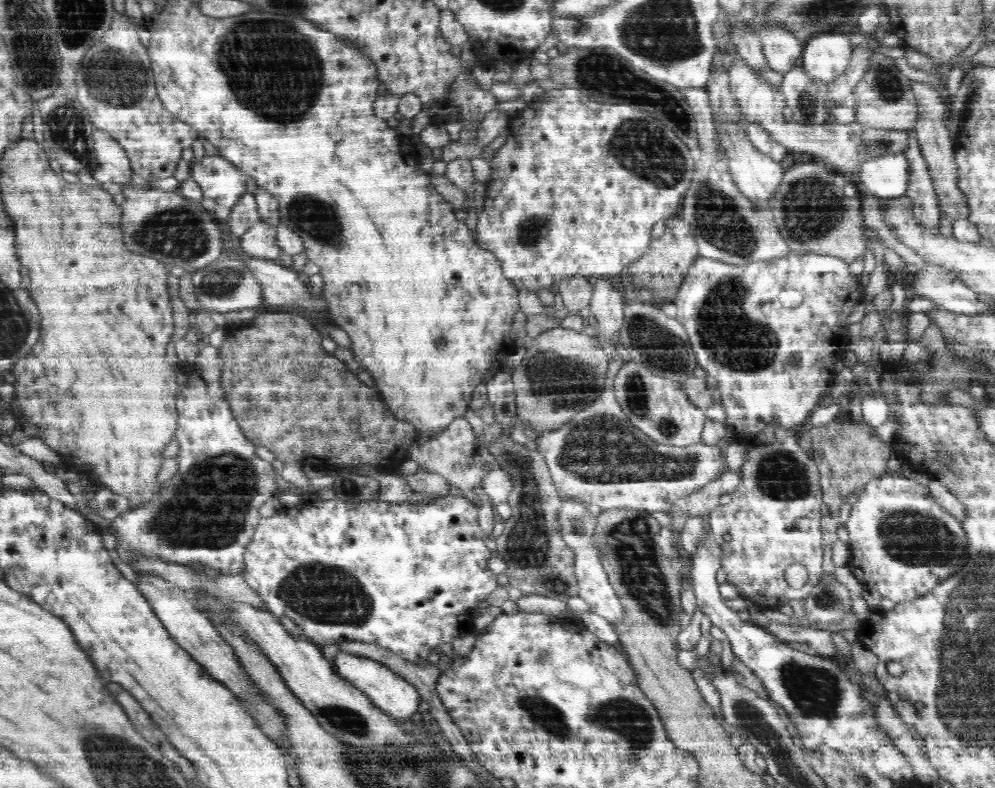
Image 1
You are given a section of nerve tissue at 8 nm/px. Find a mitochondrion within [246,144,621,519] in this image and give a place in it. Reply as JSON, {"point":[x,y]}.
{"point":[570,382]}

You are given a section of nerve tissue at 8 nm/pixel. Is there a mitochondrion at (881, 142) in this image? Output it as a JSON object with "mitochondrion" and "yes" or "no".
{"mitochondrion":"yes"}

